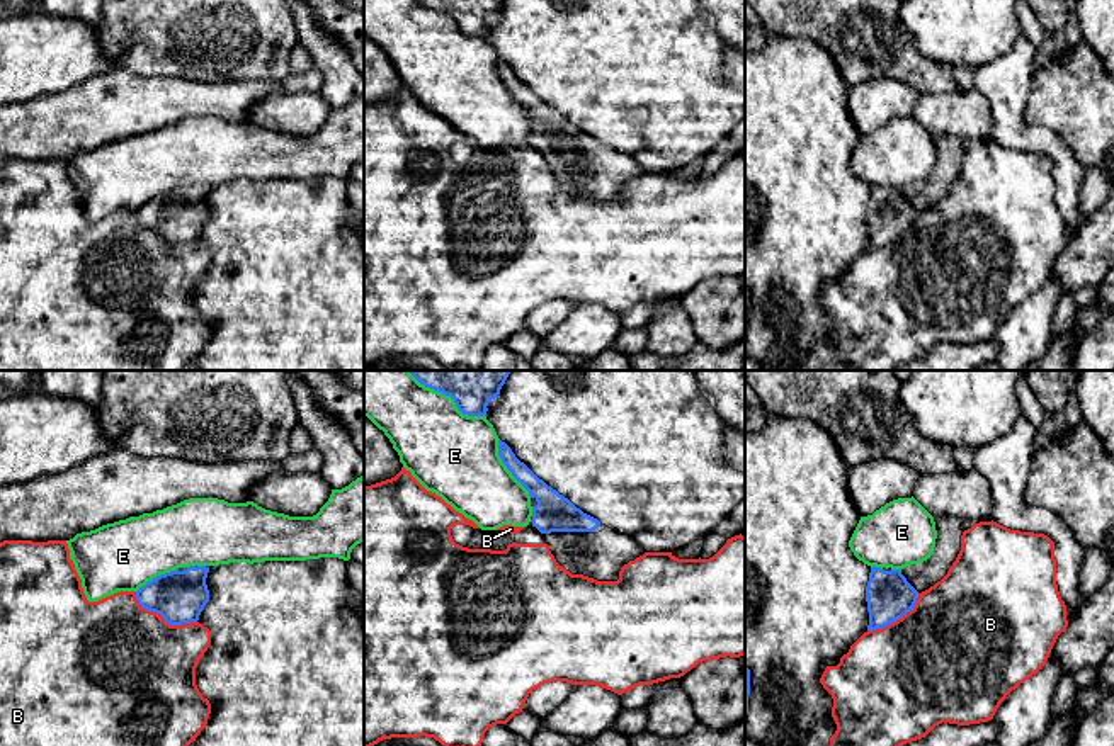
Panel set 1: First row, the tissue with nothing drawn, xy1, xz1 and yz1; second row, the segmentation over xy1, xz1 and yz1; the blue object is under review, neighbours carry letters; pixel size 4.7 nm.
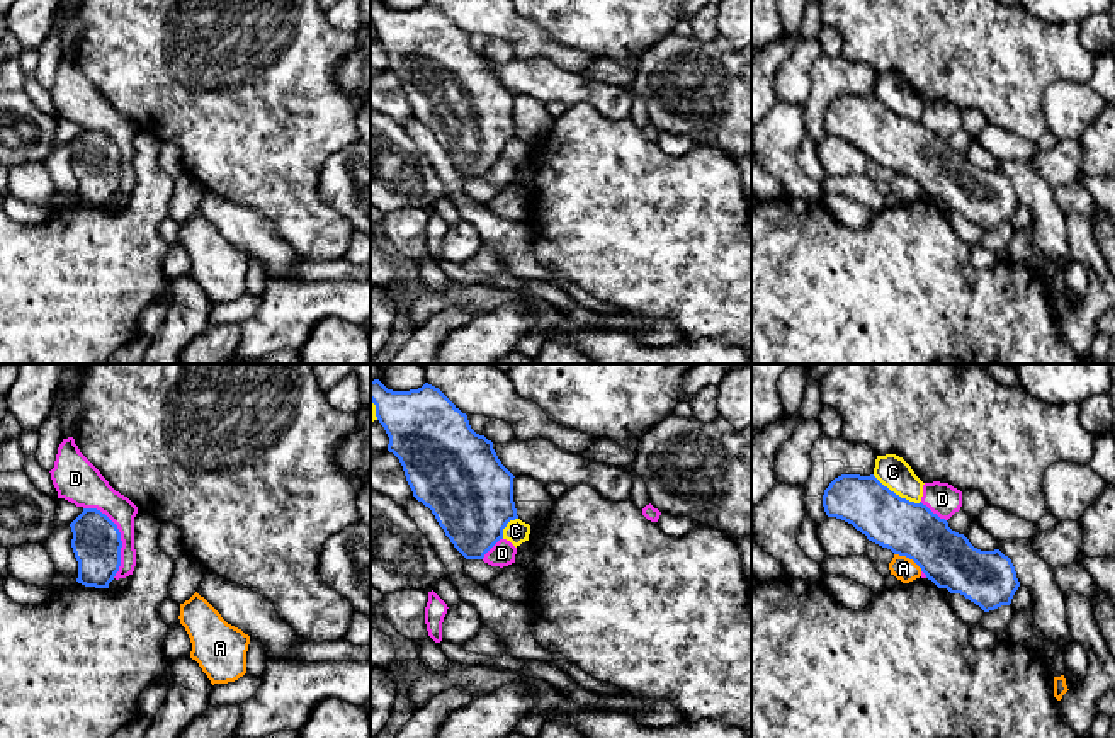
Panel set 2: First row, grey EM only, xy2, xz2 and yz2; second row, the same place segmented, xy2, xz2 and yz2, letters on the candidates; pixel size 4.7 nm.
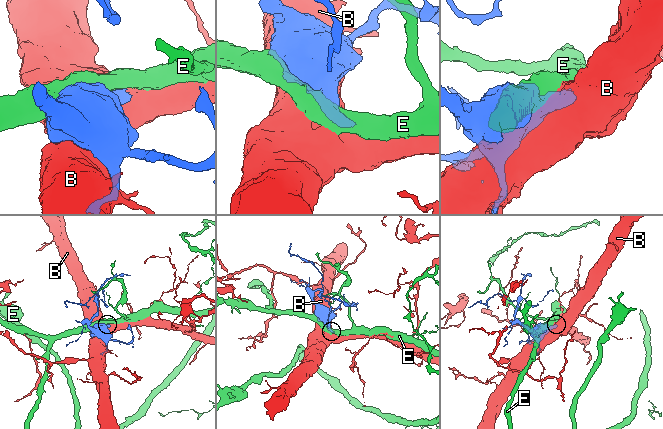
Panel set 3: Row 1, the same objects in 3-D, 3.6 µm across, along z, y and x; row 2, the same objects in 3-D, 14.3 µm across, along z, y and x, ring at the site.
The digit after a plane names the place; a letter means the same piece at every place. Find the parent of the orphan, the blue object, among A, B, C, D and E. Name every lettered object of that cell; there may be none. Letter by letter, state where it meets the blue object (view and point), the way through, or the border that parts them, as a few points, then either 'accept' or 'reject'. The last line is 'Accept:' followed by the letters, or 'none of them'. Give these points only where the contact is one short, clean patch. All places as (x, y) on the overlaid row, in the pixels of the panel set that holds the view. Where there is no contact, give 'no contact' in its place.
A: contact yz2 (908, 556); reject
B: contact xy1 (162, 616); reject
C: contact yz2 (894, 493); reject
D: contact xy2 (119, 536); reject
E: contact xz1 (448, 395); reject
Accept: none of them

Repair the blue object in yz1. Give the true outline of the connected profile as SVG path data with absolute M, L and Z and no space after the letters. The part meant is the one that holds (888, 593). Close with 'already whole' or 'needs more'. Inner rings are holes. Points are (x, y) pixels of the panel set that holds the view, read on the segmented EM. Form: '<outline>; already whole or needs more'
M934 518L937 539L932 556L903 569L884 571L872 566L866 586L867 630L883 629L913 610L922 591L941 581L961 551L961 535L978 520Z; needs more

